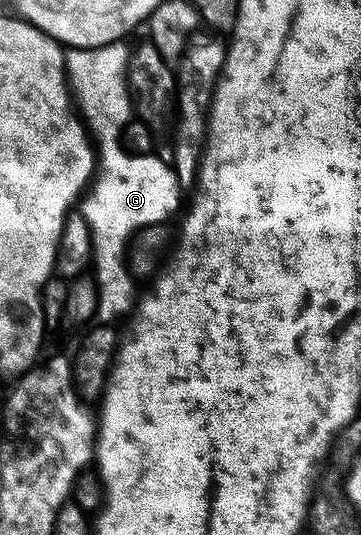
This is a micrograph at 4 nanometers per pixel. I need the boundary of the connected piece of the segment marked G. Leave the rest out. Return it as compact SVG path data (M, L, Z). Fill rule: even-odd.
M119 41L98 48L69 49L64 56L68 88L98 159L98 169L86 193L79 199L78 213L86 220L92 237L91 265L94 270L96 266L95 321L100 324L115 323L119 314L127 315L133 307L134 274L126 261L126 251L140 231L168 222L167 218L180 206L182 193L176 172L167 161L134 160L124 148L124 130L134 118L132 95L128 92L130 50L124 45Z

